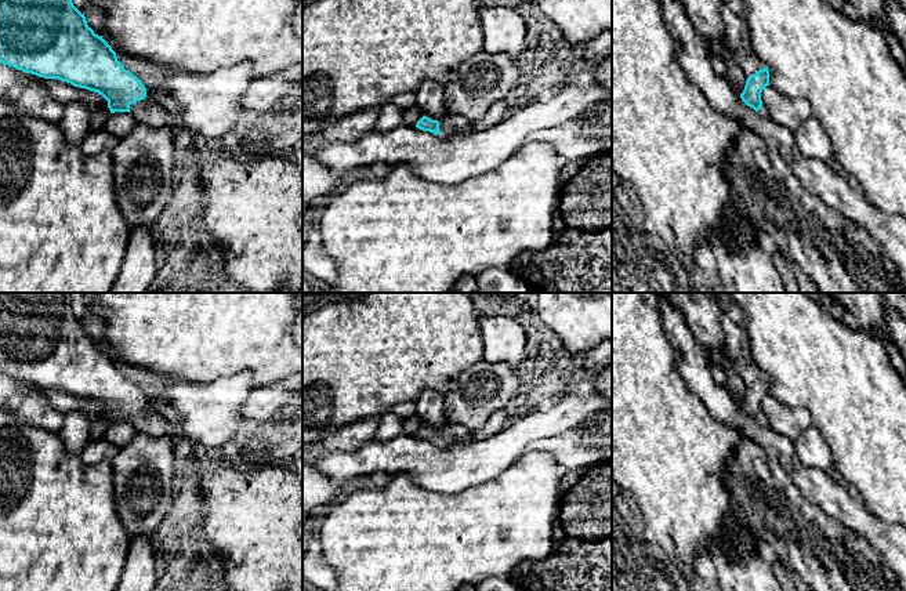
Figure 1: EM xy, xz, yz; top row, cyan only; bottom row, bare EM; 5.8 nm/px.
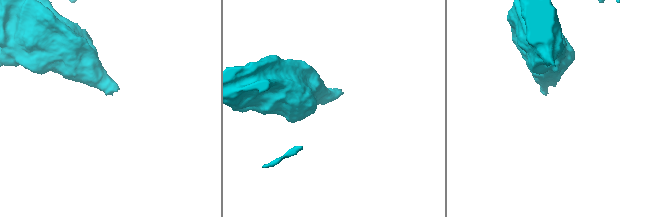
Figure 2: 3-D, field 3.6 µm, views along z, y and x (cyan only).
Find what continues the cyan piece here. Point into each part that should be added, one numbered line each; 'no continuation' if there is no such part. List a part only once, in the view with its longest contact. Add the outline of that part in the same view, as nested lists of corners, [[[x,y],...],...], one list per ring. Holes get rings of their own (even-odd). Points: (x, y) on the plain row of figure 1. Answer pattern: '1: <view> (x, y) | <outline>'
1: xy (148, 421) | [[[141,409],[130,414],[130,423],[137,432],[146,434],[153,438],[168,436],[177,445],[177,431],[157,411]]]

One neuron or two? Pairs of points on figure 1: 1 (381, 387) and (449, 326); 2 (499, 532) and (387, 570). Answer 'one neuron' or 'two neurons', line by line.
1: one neuron
2: one neuron

